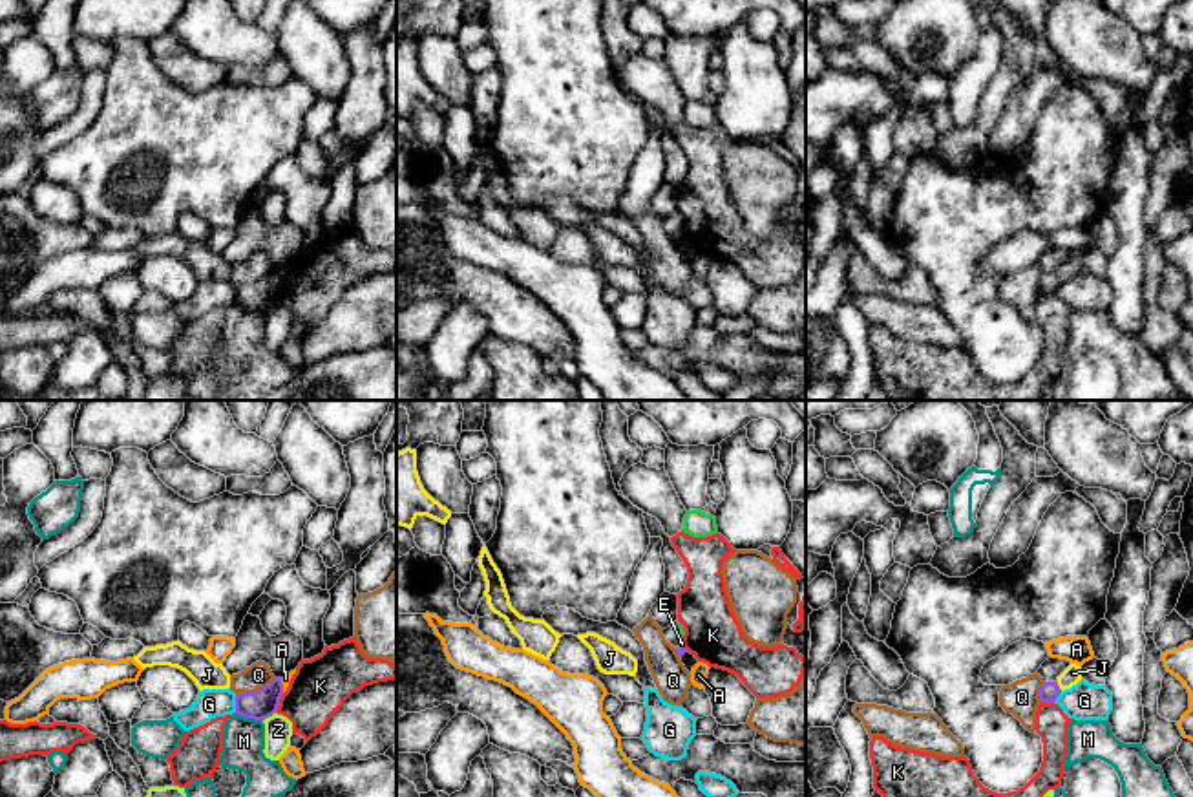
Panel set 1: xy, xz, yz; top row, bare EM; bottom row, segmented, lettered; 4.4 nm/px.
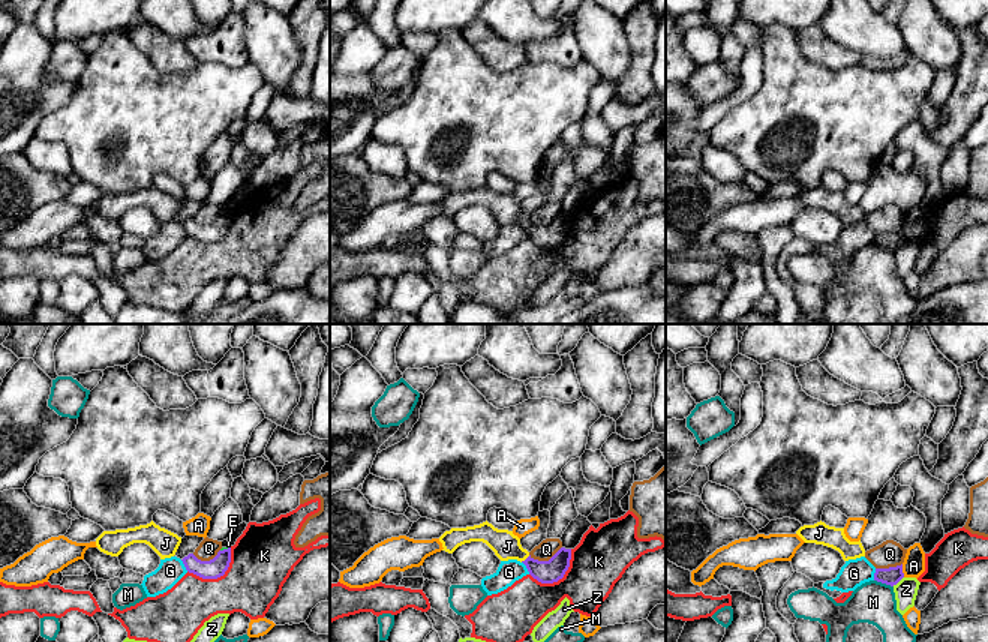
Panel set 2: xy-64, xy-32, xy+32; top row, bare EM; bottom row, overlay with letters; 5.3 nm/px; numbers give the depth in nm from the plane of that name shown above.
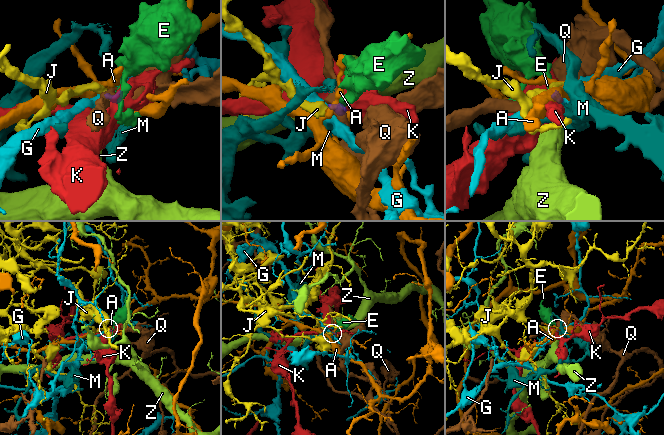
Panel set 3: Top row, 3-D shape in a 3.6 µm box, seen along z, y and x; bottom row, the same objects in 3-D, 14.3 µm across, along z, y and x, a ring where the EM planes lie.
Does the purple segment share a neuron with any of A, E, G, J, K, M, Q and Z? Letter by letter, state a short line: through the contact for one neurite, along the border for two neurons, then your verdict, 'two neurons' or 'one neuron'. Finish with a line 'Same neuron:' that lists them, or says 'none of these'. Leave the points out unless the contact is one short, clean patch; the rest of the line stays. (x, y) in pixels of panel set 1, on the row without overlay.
A: line xy (280, 269), (284, 282); two neurons
E: line xz (682, 236), (676, 240); two neurons
G: line xy (234, 286), (236, 302); two neurons
J: line yz (1049, 282), (1058, 276), (1073, 264); one neuron
K: line xy (284, 284), (274, 302); two neurons
M: line xy (236, 302), (262, 313); two neurons
Q: line xy (274, 267), (254, 282), (236, 286); two neurons
Z: line xy (274, 302), (262, 311); two neurons
Same neuron: J

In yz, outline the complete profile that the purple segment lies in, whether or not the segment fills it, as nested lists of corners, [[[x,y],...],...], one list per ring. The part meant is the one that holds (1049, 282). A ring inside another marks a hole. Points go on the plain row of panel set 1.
[[[1071,254],[1056,272],[1045,272],[1040,280],[1040,291],[1045,294],[1056,292],[1061,282],[1071,280],[1082,271],[1082,258]]]

